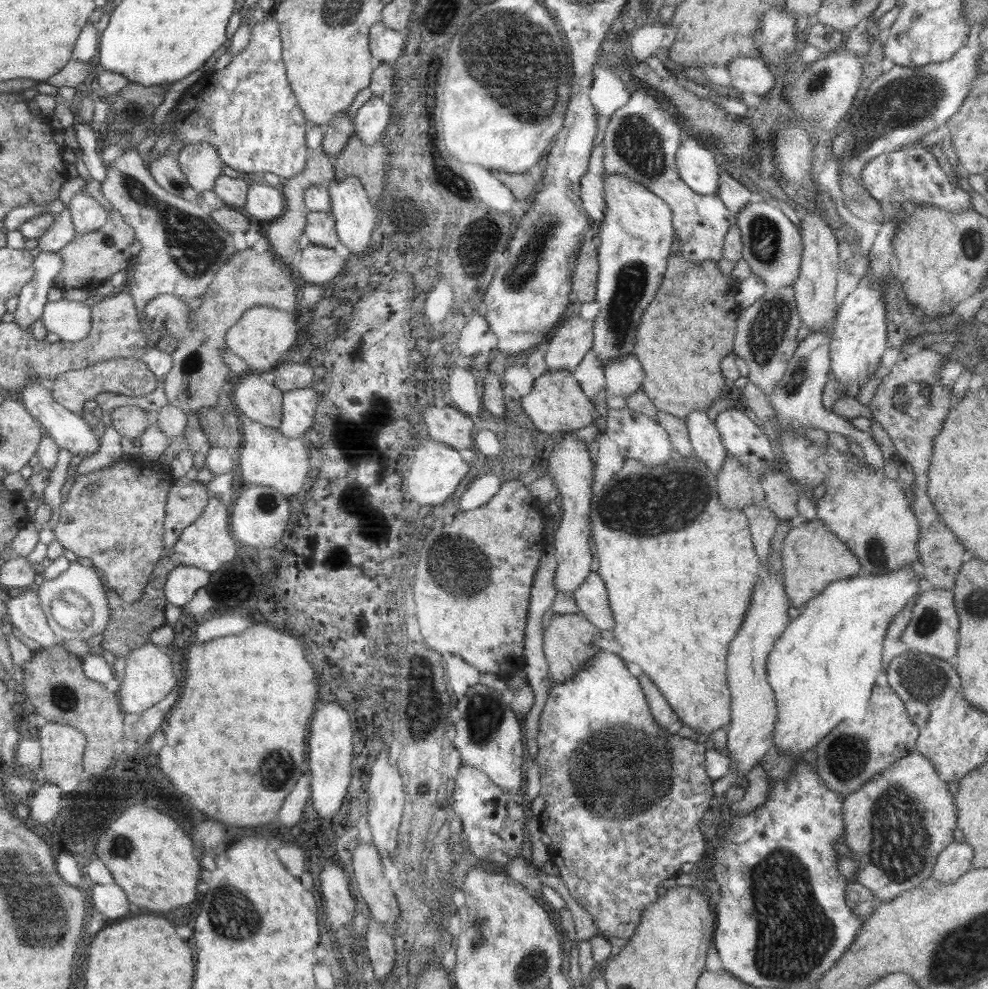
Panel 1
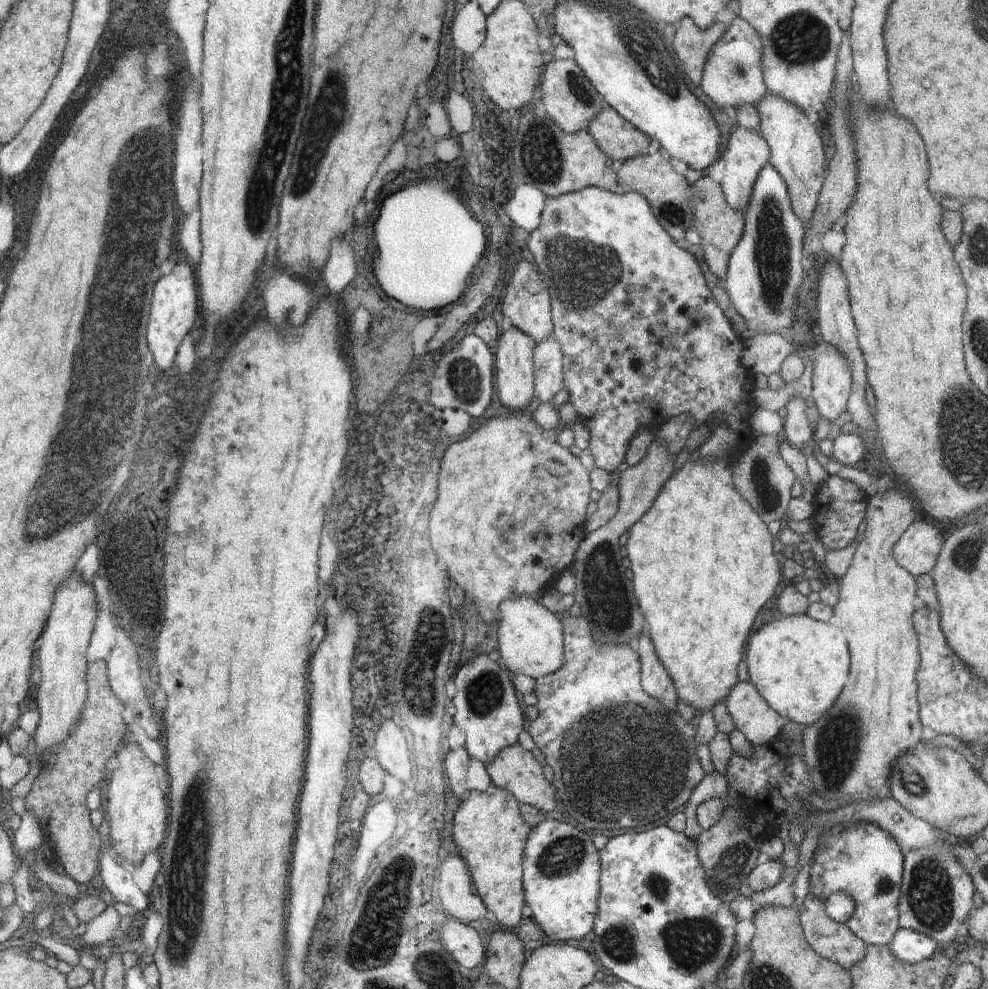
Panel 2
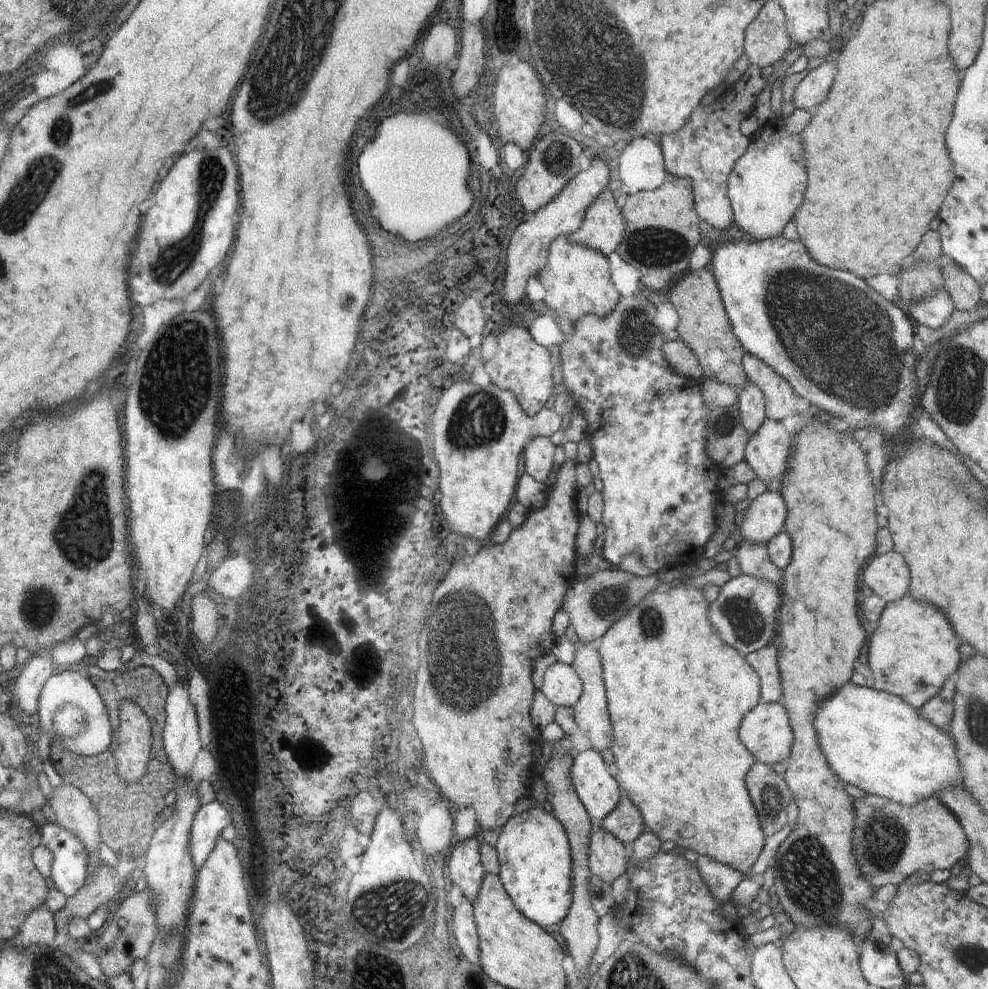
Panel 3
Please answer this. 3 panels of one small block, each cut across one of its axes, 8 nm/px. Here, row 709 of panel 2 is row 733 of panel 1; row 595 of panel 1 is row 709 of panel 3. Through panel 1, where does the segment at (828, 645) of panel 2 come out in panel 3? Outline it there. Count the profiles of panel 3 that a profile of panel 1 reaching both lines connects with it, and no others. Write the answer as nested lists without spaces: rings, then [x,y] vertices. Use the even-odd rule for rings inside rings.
[[[848,682],[836,688],[820,700],[814,728],[832,772],[866,794],[913,806],[963,784],[964,772],[951,735],[920,716],[905,700],[874,687]]]

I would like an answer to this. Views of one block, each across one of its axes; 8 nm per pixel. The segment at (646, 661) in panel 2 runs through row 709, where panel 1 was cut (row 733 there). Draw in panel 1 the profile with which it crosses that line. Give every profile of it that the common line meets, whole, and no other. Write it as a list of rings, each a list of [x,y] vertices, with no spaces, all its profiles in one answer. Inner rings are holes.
[[[632,662],[625,663],[626,668],[632,673],[640,684],[641,690],[644,690],[646,694],[647,704],[651,716],[655,719],[655,722],[668,734],[677,734],[683,725],[678,719],[678,716],[672,711],[668,702],[664,699],[664,696],[658,692],[658,688],[652,684],[648,676],[644,676],[644,672],[640,672],[638,666],[634,666]]]

